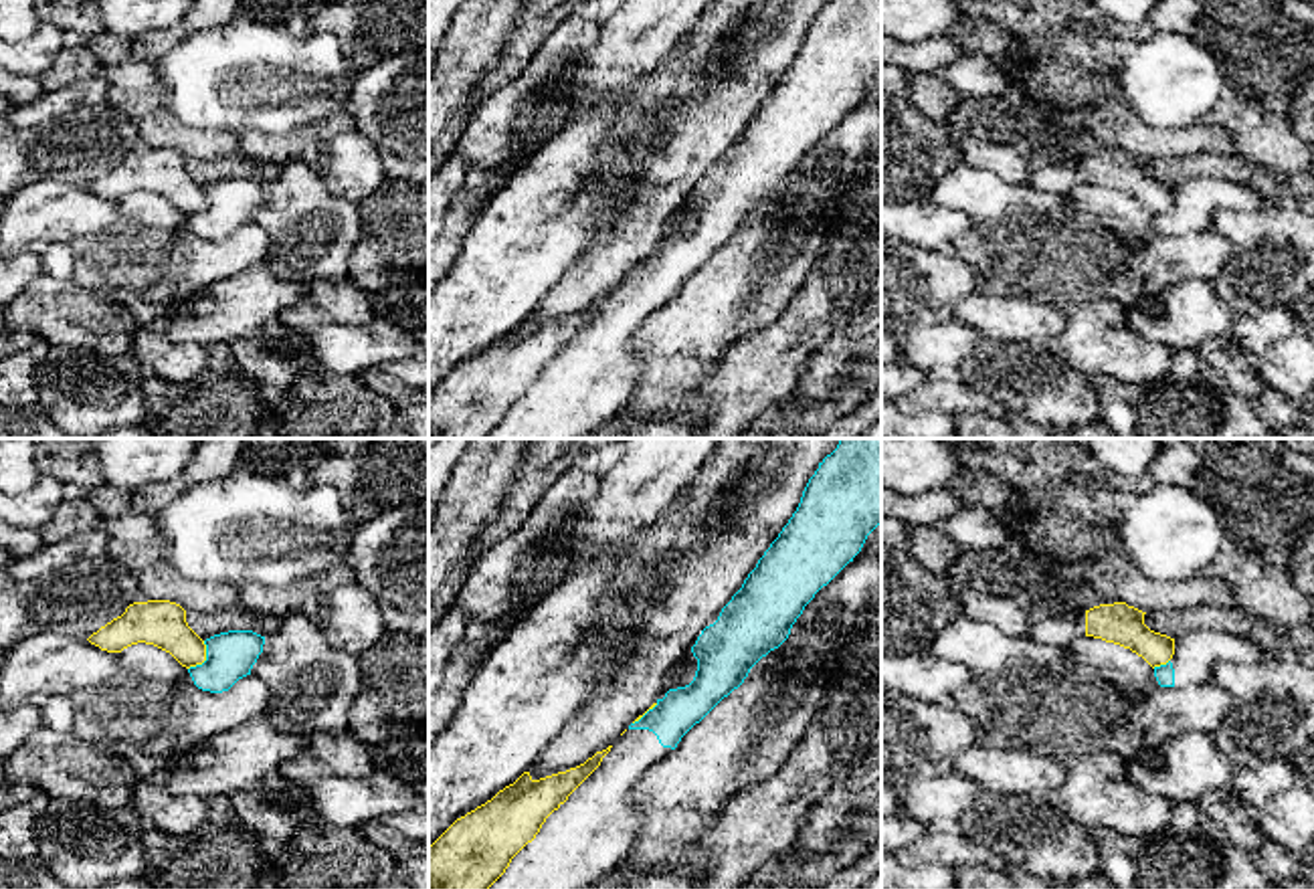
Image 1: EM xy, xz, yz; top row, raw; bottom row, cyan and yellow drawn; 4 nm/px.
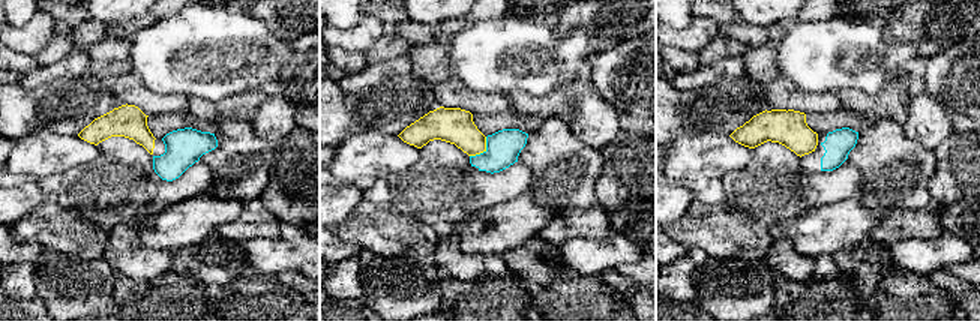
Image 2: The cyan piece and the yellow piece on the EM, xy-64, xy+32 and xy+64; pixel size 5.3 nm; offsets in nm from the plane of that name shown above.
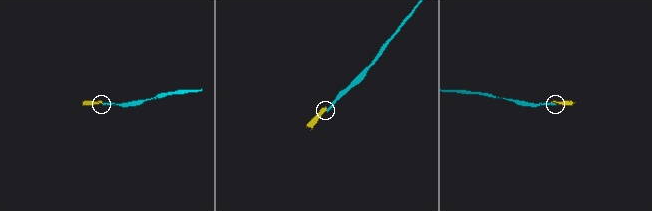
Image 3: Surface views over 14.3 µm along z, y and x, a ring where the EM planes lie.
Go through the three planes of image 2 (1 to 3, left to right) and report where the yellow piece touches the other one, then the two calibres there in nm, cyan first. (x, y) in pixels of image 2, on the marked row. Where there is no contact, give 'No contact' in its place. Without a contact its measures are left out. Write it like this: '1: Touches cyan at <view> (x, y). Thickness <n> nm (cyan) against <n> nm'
1: No contact
2: Touches cyan at xy+32 (483, 152). Thickness 190 nm (cyan) against 190 nm
3: No contact

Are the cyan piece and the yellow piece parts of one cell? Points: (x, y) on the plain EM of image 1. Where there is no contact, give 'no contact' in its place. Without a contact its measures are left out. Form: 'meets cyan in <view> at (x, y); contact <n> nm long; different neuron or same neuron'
meets cyan in xy at (207, 207); contact 140 nm long; different neuron

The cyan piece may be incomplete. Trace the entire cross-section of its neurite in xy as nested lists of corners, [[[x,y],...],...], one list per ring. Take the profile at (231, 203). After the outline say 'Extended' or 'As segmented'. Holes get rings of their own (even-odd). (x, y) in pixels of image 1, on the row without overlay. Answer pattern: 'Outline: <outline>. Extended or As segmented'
Outline: [[[228,178],[204,188],[206,208],[190,214],[194,232],[202,238],[228,238],[239,226],[251,222],[263,200],[265,184],[253,178]]]. As segmented

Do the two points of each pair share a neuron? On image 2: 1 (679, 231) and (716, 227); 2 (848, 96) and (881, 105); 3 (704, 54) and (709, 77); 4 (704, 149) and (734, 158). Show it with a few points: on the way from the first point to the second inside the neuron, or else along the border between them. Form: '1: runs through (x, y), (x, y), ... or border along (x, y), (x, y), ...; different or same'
1: runs through (688, 231), (707, 230); same
2: runs through (856, 101), (874, 105); same
3: border along (730, 56), (701, 65); different
4: runs through (712, 155), (727, 156); same

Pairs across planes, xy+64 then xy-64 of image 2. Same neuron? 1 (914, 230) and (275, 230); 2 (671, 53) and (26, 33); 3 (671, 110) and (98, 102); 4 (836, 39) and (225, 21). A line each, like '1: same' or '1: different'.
1: same
2: different
3: same
4: same

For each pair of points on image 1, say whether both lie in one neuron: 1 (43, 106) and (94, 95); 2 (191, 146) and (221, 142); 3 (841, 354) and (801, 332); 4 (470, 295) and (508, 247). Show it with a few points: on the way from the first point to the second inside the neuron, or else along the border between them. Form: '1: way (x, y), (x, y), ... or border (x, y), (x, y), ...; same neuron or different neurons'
1: way (55, 104), (81, 95); same neuron
2: way (199, 146), (213, 144); same neuron
3: border (827, 336), (811, 354), (797, 382); different neurons
4: way (482, 283), (506, 259); same neuron

